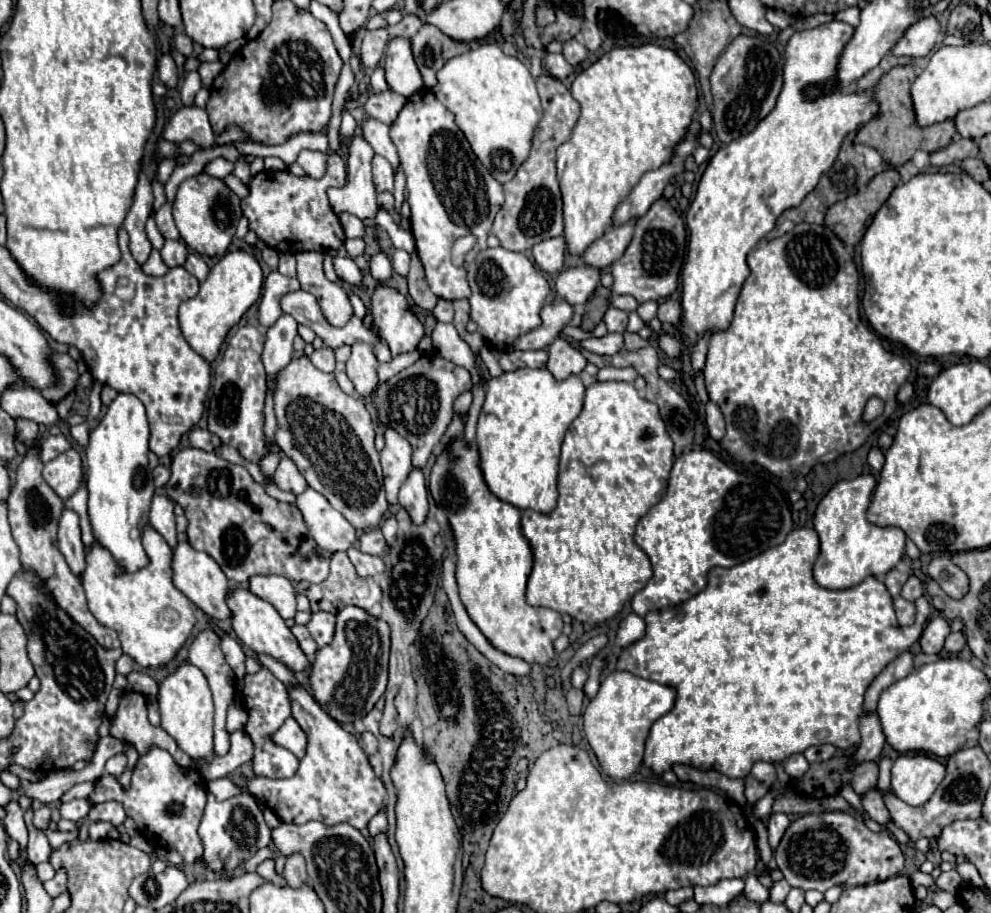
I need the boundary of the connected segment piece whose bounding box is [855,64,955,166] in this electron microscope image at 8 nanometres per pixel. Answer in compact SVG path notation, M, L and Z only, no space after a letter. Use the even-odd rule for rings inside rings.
M913 64L897 66L897 68L889 70L879 80L879 84L875 86L875 94L873 94L875 100L881 104L881 110L883 110L883 114L879 114L877 118L885 118L885 120L871 120L871 122L867 122L857 132L857 138L855 138L855 142L867 144L867 146L879 150L879 154L883 156L883 160L887 164L891 164L891 166L901 166L907 160L911 160L913 154L917 152L917 148L927 150L927 152L945 148L951 142L953 134L955 134L953 120L945 120L945 122L931 124L931 126L925 126L925 128L917 126L915 112L913 112L913 100L911 100L911 94L909 94L909 88L911 88L911 84L913 84L915 78L917 78L917 74L915 74ZM911 146L913 146L913 152L911 152Z

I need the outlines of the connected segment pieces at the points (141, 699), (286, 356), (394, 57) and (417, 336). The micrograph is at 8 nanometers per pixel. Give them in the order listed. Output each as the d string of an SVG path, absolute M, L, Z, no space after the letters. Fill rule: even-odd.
M125 692L119 700L117 714L111 718L111 736L131 744L139 754L147 754L153 746L167 750L183 768L197 768L205 760L191 760L163 728L155 728L147 720L147 698L139 692Z
M283 314L269 330L263 350L263 366L267 374L267 388L275 392L279 372L291 362L293 358L293 338L297 336L297 322Z
M393 38L385 48L385 74L391 90L409 98L419 88L423 88L423 80L419 76L417 64L411 54L409 38Z
M379 286L373 290L371 316L393 356L415 350L423 338L423 324L409 310L405 296L389 286Z

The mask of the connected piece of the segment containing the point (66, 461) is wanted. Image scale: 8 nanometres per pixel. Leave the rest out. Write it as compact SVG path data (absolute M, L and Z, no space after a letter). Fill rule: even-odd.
M67 450L59 454L55 460L47 462L43 468L45 482L55 490L55 494L63 500L73 496L83 480L81 456L77 450Z

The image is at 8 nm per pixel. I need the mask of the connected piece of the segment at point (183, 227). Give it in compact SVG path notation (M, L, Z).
M203 172L181 182L173 202L173 218L183 242L189 248L205 256L223 256L235 238L237 222L241 218L239 196L231 192L221 180L211 180L211 176Z

